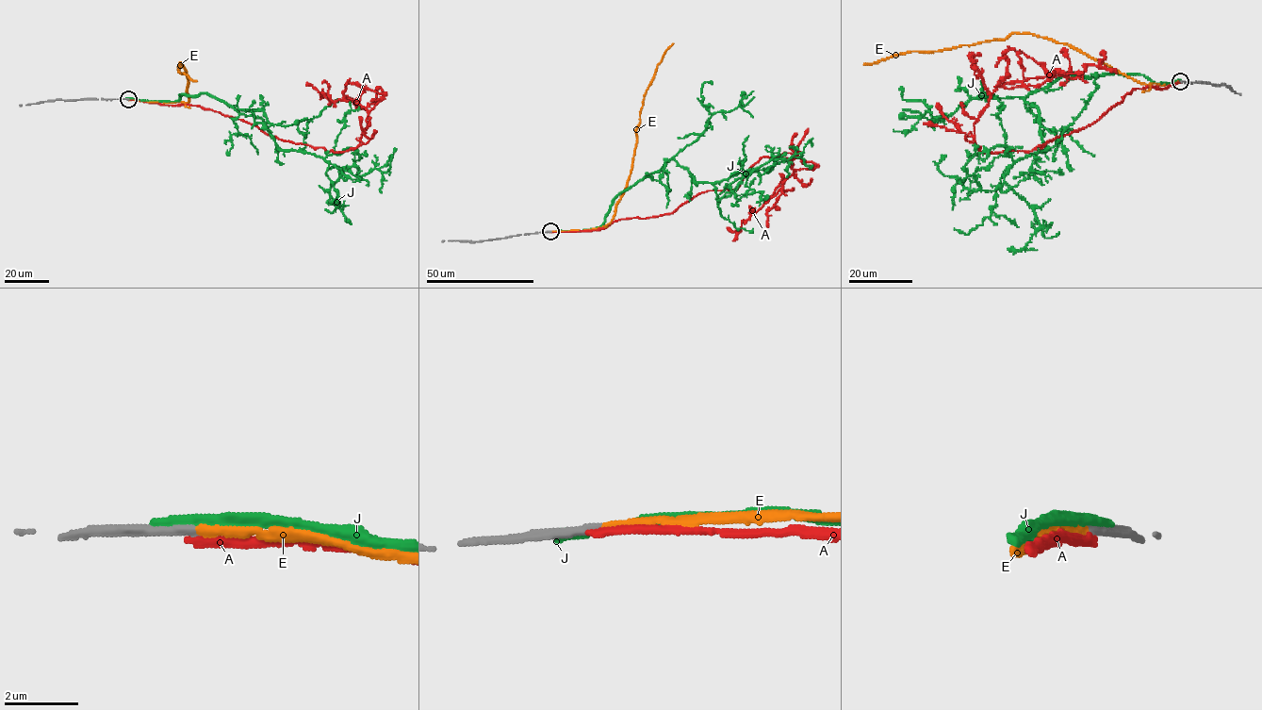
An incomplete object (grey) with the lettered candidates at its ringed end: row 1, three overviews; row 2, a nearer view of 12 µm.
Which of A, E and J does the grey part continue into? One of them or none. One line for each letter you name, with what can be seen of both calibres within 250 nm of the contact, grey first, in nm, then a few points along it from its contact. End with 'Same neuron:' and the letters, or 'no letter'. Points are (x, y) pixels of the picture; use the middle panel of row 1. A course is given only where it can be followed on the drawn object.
E: 240 nm thick on the grey side, 220 nm on the other; it runs (550, 231), (592, 229), (608, 225), (631, 172), (644, 94), (663, 55), (673, 43)
Same neuron: E

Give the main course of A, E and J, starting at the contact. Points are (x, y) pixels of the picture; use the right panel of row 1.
A: (1181, 81), (1132, 90), (1030, 151), (980, 152), (974, 126), (998, 87), (1074, 78), (1100, 55)
E: (1180, 81), (1147, 85), (1063, 43), (1029, 33), (1012, 32), (1003, 39), (968, 45), (902, 53), (863, 64)
J: (1181, 81), (1068, 73), (1037, 90), (1025, 102), (1046, 150), (992, 191), (945, 176), (946, 156)

